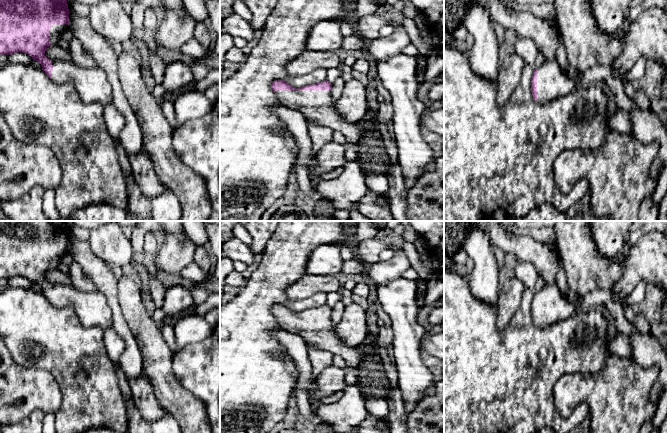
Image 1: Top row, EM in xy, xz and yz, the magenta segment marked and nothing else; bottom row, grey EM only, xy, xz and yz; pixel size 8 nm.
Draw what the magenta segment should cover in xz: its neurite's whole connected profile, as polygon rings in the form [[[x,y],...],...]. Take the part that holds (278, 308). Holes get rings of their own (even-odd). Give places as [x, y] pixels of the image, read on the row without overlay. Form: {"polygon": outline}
{"polygon": [[[276,304],[272,314],[282,329],[300,336],[308,348],[313,346],[339,355],[350,368],[358,368],[366,355],[361,346],[347,346],[339,338],[331,320],[332,308],[327,304],[301,312]]]}

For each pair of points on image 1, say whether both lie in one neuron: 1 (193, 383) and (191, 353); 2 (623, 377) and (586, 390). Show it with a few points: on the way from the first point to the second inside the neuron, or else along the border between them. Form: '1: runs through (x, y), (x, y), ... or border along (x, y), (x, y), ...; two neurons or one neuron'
1: runs through (193, 376), (193, 360); one neuron
2: runs through (614, 386), (610, 390), (595, 390); one neuron

